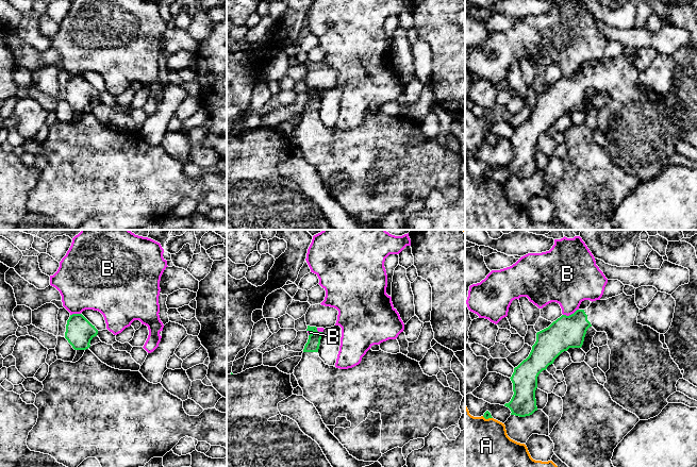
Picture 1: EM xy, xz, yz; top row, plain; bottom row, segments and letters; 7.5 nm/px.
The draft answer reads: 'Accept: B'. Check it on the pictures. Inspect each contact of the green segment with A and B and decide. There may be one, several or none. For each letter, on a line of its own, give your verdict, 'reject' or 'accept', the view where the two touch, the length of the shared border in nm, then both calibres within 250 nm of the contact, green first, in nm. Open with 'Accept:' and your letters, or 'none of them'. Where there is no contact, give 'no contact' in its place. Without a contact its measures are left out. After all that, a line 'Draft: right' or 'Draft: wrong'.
Accept: none of them
A: reject; contact in yz; length 80 nm; calibres 50 and 380 nm
B: reject; contact in yz; length 130 nm; calibres 240 and 360 nm
Draft: wrong

